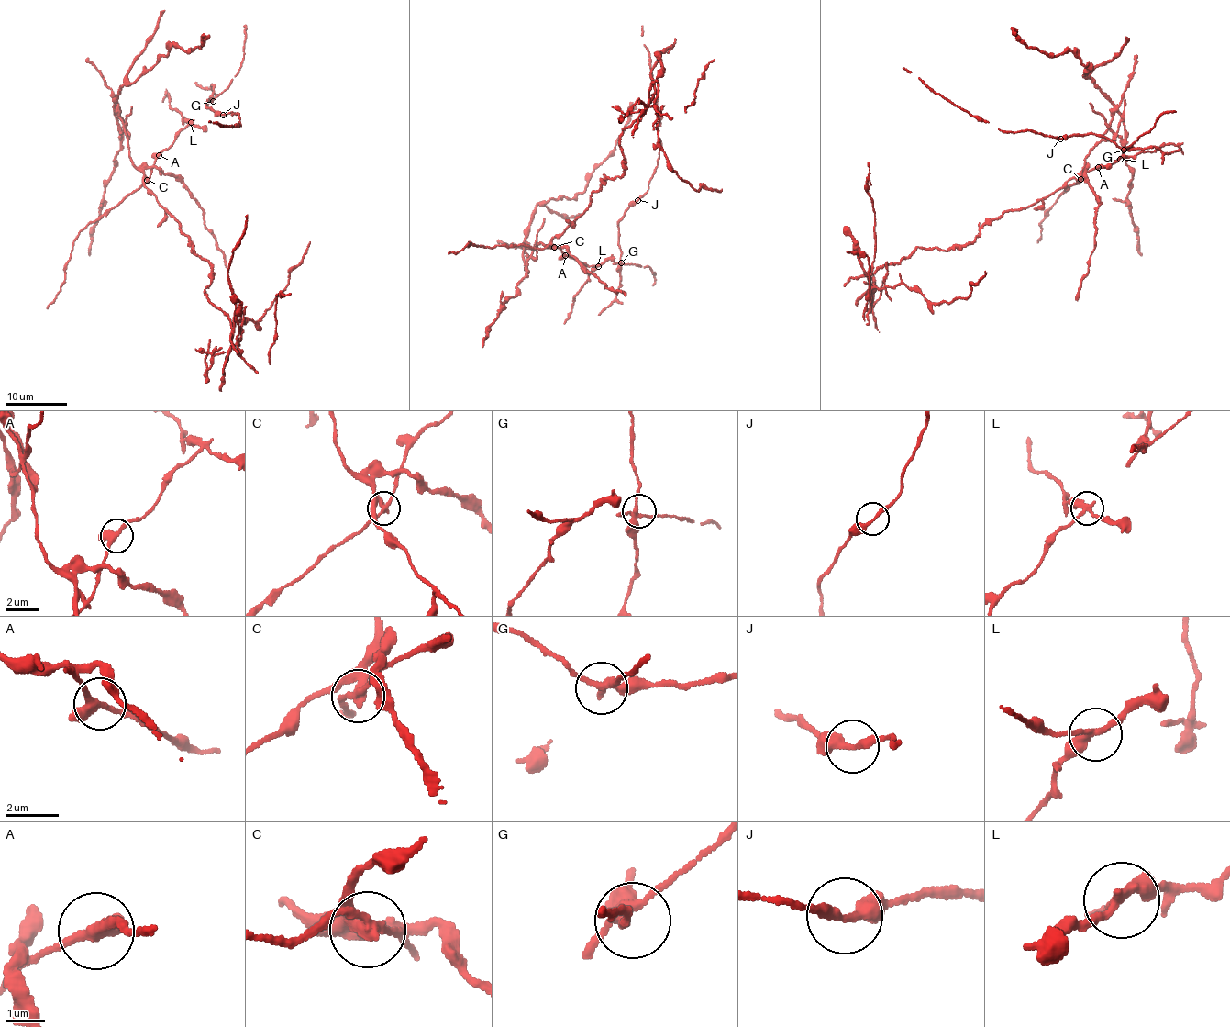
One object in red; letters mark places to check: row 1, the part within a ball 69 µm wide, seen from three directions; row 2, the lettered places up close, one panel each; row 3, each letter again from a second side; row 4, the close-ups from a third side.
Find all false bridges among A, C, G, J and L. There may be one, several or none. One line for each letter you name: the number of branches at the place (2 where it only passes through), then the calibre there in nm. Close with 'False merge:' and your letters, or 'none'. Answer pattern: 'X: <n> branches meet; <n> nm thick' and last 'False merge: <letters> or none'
C: 4 branches meet; 240 nm thick
L: 3 branches meet; 260 nm thick
False merge: C, L

